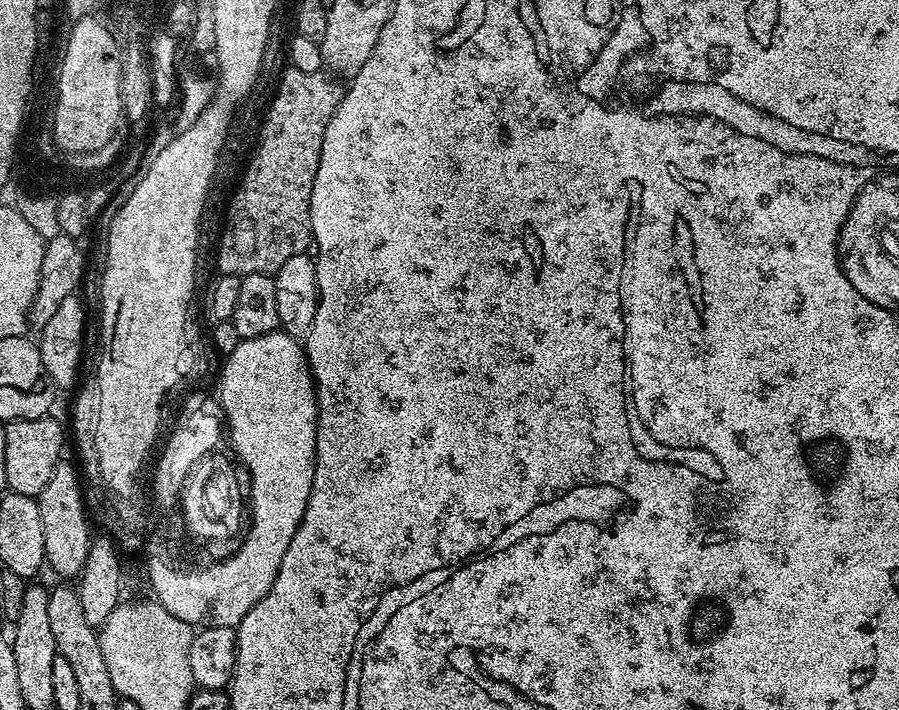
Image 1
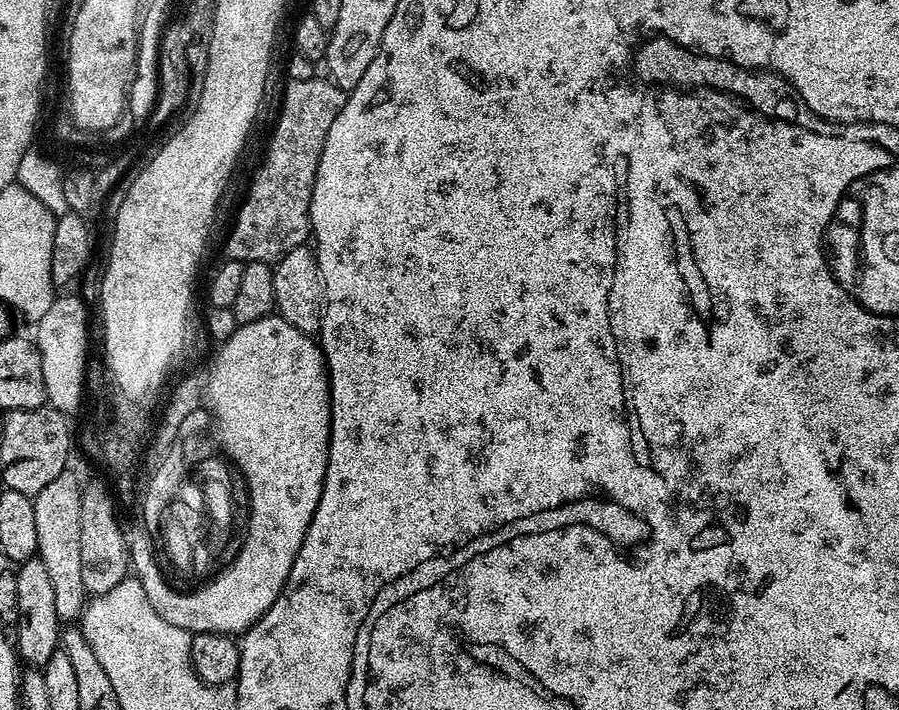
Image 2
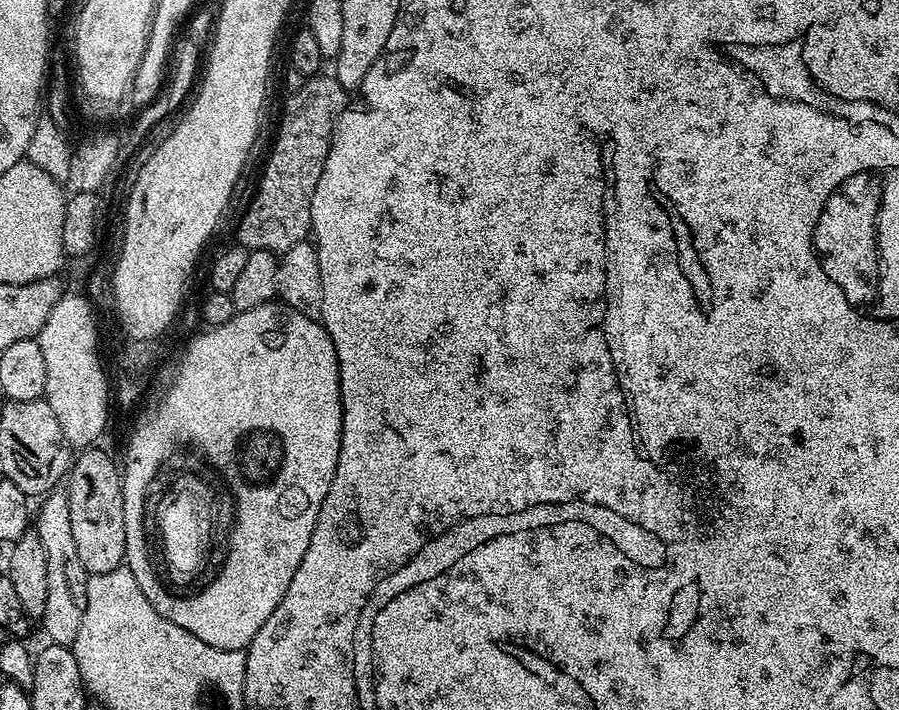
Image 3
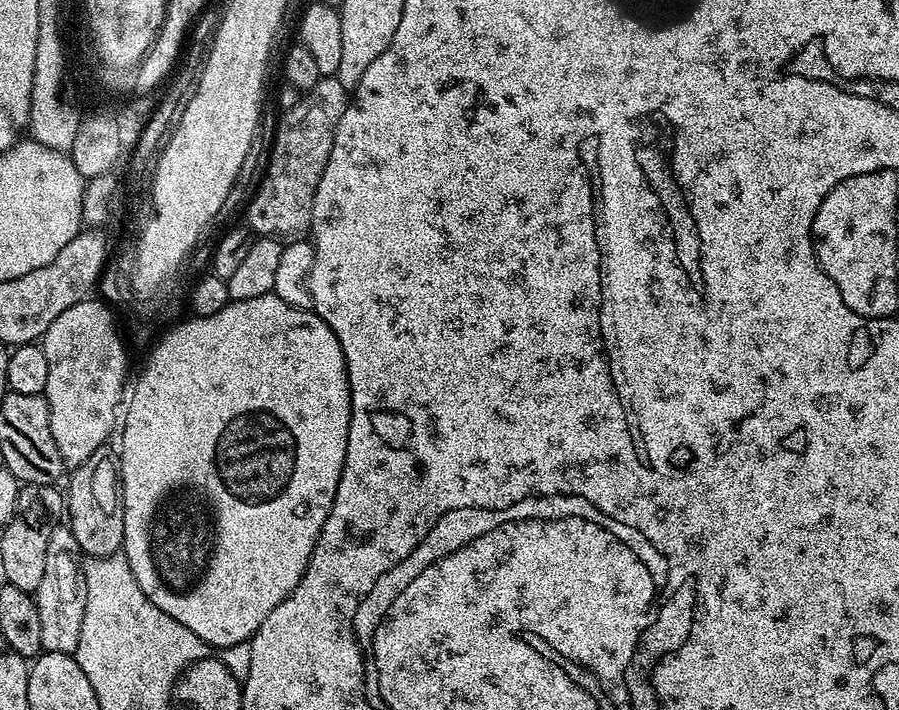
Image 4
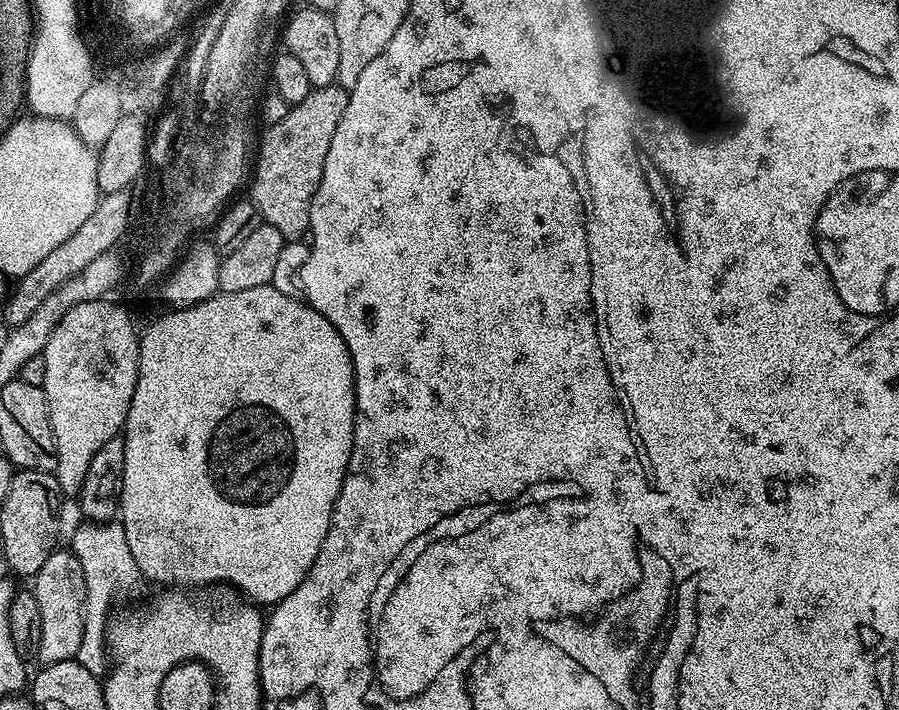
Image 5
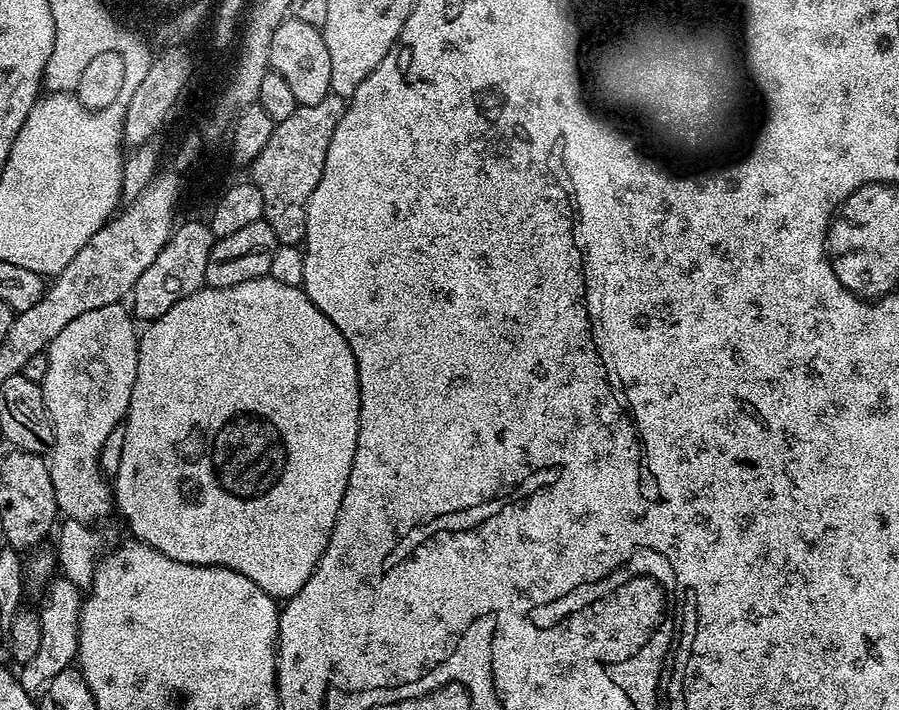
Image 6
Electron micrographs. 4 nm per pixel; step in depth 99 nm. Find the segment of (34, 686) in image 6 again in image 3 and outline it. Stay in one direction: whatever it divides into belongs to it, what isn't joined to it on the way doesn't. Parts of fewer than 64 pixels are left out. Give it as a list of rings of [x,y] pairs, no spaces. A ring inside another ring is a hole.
[[[53,490],[39,504],[34,516],[34,530],[46,550],[46,610],[42,625],[44,624],[44,632],[51,643],[70,646],[81,629],[82,618],[86,613],[87,582],[90,575],[83,568],[74,544],[67,491]]]

